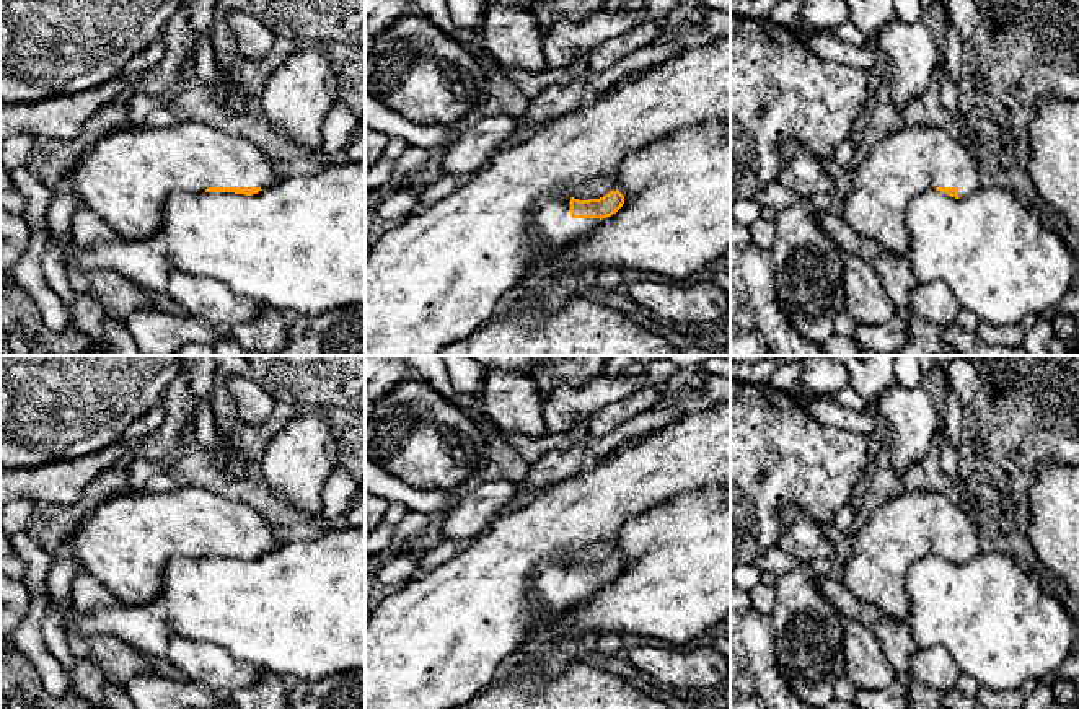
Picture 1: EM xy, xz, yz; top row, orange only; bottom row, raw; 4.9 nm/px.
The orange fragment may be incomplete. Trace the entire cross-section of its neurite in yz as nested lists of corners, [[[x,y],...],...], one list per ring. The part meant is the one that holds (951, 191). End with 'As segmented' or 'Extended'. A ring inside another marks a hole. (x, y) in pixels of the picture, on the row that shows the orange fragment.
[[[934,126],[900,127],[879,140],[861,163],[851,170],[851,189],[838,202],[844,222],[864,238],[898,254],[909,253],[906,207],[909,200],[929,189],[963,199],[980,189],[978,161],[963,142]]]. Extended

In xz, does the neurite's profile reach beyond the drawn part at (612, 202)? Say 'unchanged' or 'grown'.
grown

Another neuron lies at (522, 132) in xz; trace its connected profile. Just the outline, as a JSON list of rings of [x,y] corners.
[[[549,122],[535,124],[535,126],[517,126],[515,132],[500,145],[500,150],[522,143],[540,130],[543,130]]]

